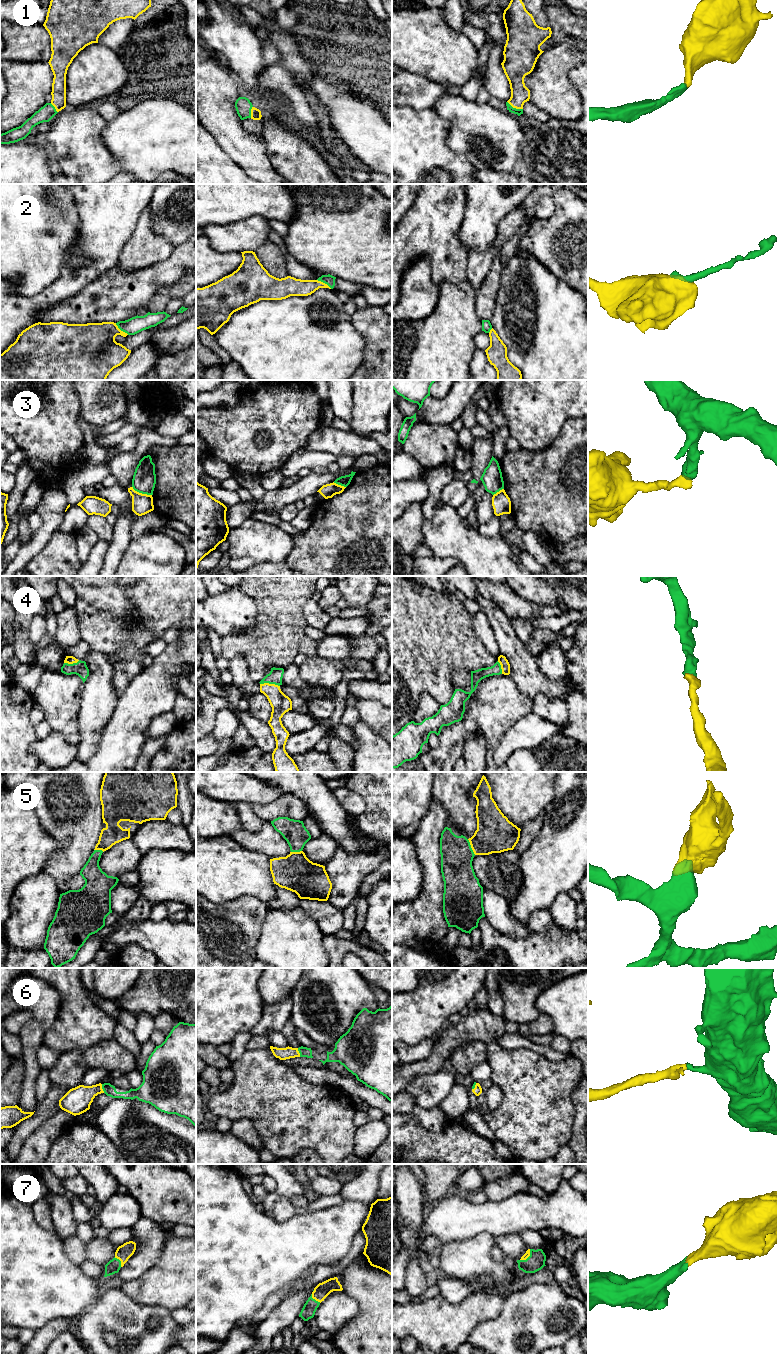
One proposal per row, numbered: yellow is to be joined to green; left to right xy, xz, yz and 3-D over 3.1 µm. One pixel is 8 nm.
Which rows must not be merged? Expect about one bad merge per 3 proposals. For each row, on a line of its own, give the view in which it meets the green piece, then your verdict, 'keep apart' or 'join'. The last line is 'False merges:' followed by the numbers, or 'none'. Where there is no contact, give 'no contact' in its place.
1: meets green in yz; join
2: meets green in xy; keep apart
3: meets green in xy; keep apart
4: meets green in xz; join
5: meets green in yz; join
6: meets green in xy; join
7: meets green in xy; join
False merges: 2, 3

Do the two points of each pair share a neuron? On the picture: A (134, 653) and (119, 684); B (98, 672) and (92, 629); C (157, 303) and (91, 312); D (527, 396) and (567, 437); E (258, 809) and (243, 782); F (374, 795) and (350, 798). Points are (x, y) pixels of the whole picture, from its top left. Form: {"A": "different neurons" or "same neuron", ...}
{"A": "same neuron", "B": "different neurons", "C": "different neurons", "D": "different neurons", "E": "different neurons", "F": "different neurons"}

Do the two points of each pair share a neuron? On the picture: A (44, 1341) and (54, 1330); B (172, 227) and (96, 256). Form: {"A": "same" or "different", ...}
{"A": "same", "B": "different"}

